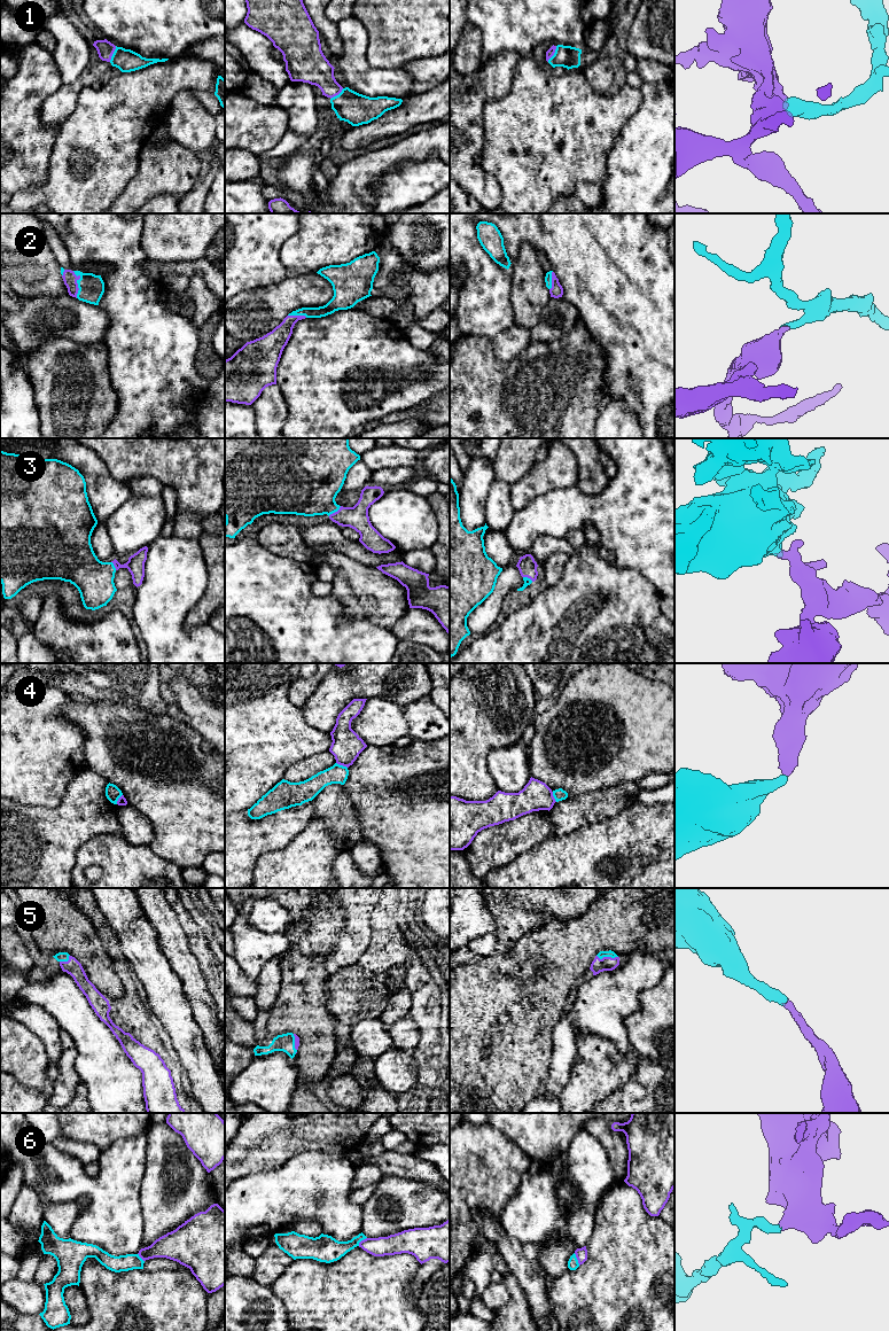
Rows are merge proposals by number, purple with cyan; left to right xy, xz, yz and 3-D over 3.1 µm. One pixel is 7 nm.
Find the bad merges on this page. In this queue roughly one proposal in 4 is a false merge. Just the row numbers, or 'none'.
4, 6

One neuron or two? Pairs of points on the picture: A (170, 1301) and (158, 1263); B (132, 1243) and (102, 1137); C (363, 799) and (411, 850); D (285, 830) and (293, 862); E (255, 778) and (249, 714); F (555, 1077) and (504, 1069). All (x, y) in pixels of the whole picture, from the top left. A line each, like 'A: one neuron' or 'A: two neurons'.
A: two neurons
B: two neurons
C: one neuron
D: two neurons
E: one neuron
F: two neurons

